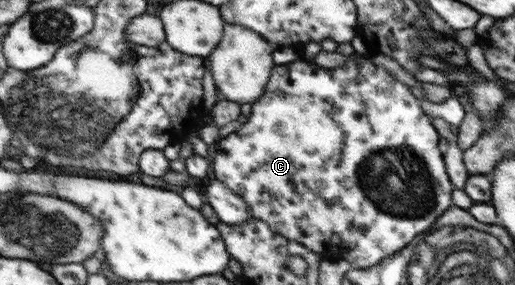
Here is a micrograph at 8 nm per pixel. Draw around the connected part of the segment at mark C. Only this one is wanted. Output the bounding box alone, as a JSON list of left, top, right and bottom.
[211,52,453,269]

